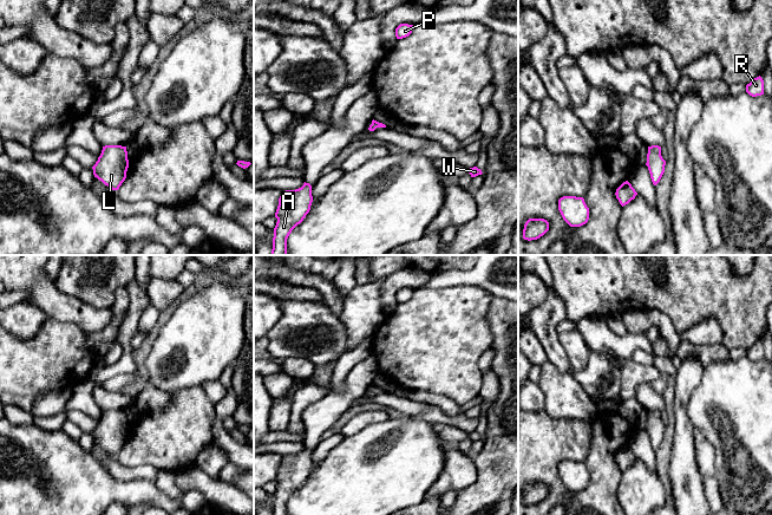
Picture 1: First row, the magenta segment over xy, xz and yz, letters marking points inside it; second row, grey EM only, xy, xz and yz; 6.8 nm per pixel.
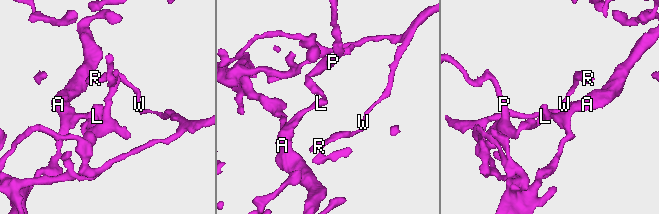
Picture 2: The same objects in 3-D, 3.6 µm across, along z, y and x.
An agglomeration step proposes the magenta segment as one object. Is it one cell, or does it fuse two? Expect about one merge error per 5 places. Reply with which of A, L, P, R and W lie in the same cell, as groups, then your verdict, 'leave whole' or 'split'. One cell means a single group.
A L P R W; leave whole

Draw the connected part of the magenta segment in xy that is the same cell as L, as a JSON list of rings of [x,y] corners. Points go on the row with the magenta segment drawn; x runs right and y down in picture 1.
[[[105,145],[92,167],[93,175],[112,190],[118,190],[129,168],[126,146]]]

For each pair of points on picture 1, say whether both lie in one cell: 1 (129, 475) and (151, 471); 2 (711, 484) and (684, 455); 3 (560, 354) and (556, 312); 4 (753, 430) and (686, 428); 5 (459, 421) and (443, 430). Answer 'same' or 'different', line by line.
1: same
2: different
3: same
4: different
5: different

